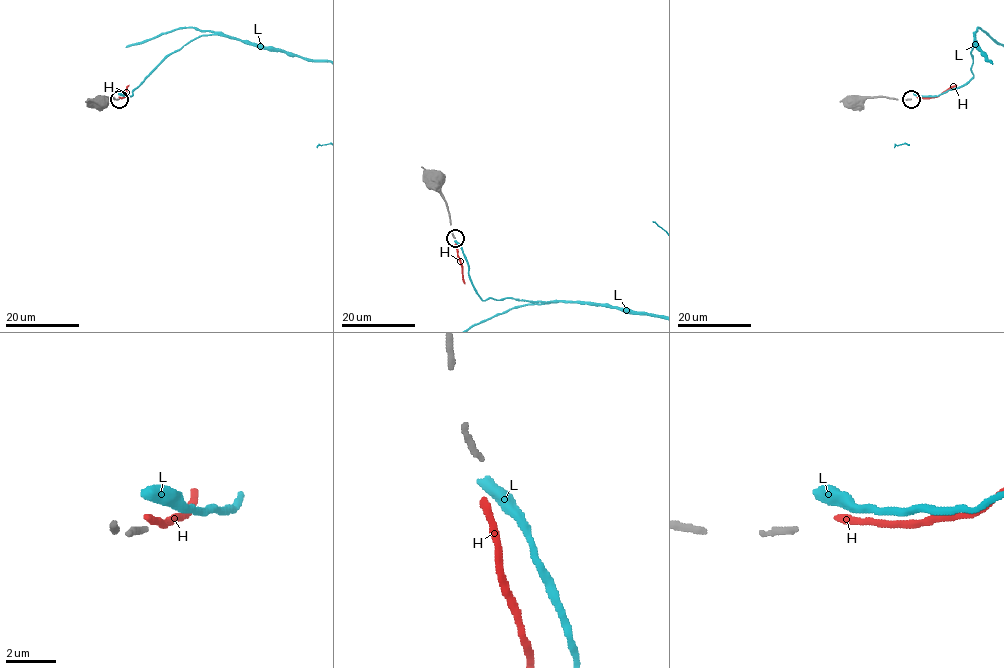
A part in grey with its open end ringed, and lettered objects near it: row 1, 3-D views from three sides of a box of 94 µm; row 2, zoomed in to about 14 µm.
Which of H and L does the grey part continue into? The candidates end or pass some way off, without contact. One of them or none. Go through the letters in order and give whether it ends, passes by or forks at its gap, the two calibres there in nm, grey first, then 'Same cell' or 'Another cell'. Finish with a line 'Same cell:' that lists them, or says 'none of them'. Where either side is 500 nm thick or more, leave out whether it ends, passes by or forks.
H: It ends there. Thickness 240 nm (grey) against 280 nm. Another cell
L: Thickness 240 nm (grey) against 500 nm. Another cell
Same cell: none of them

